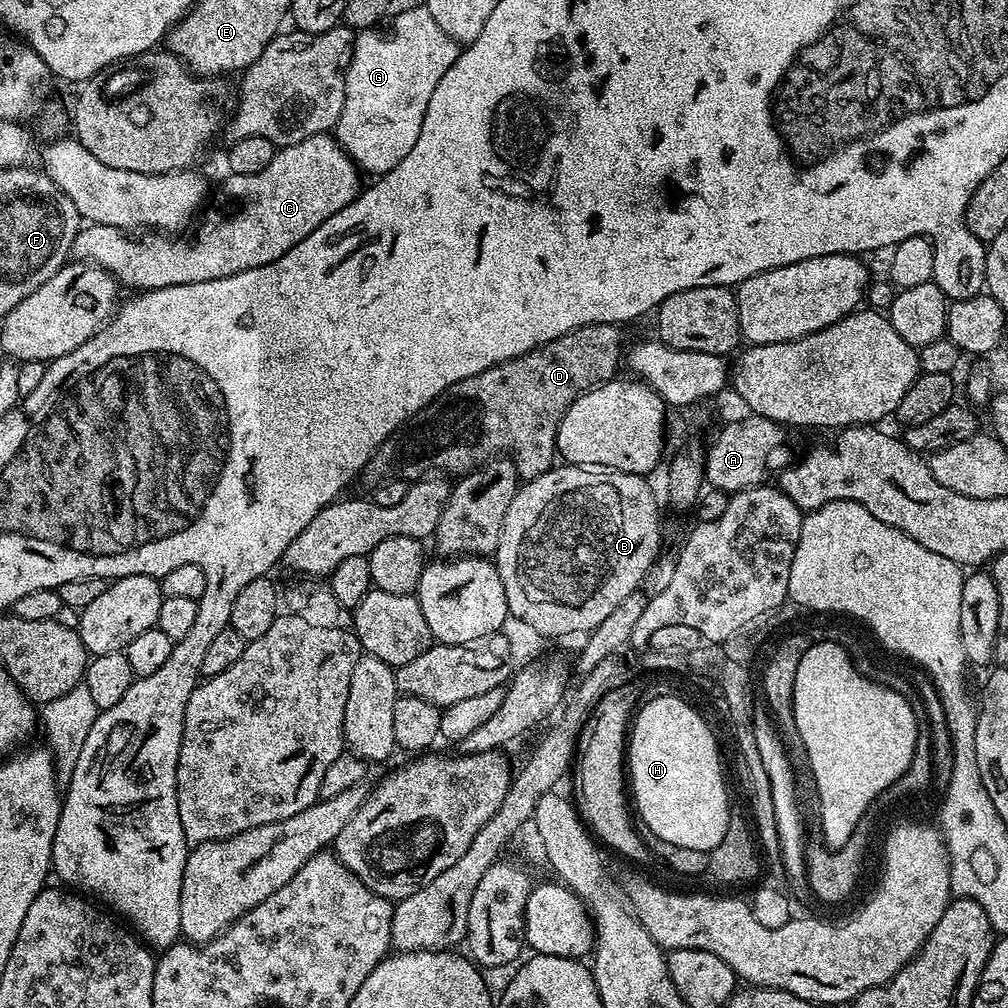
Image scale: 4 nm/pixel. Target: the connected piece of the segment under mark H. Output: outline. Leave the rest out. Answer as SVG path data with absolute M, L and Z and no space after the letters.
M683 695L677 700L656 700L656 704L644 708L644 716L640 716L640 724L636 724L636 744L632 744L632 772L636 772L636 799L640 799L640 811L644 812L644 820L660 832L662 842L710 853L725 837L728 820L724 815L716 751L718 745L707 721L699 711L692 712Z

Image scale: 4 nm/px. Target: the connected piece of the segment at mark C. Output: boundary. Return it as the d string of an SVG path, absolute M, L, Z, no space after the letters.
M319 132L310 138L306 138L297 144L285 144L277 147L274 158L270 158L270 163L262 170L258 170L258 174L231 174L227 177L224 188L228 191L228 196L232 200L236 200L236 204L240 209L228 217L220 208L212 208L208 213L205 211L199 217L196 228L196 240L180 240L184 238L173 238L168 234L144 234L141 240L131 240L129 233L123 228L115 228L114 226L106 226L105 224L89 223L87 226L81 227L78 235L72 243L71 255L80 262L86 264L97 264L100 268L104 268L113 276L121 285L126 284L132 290L147 290L150 288L165 288L166 286L174 286L175 284L193 284L194 282L206 282L207 280L217 280L218 278L226 278L233 276L239 272L245 272L251 268L258 266L266 266L270 262L274 262L278 258L282 258L282 254L286 254L286 250L290 250L294 246L298 246L298 242L302 242L302 238L306 238L306 234L314 234L314 230L318 230L318 226L322 226L322 222L326 222L326 218L330 218L330 214L338 214L338 210L342 210L342 206L346 206L355 196L359 196L362 191L362 173L357 168L356 163L348 157L346 150L336 141L335 135Z

